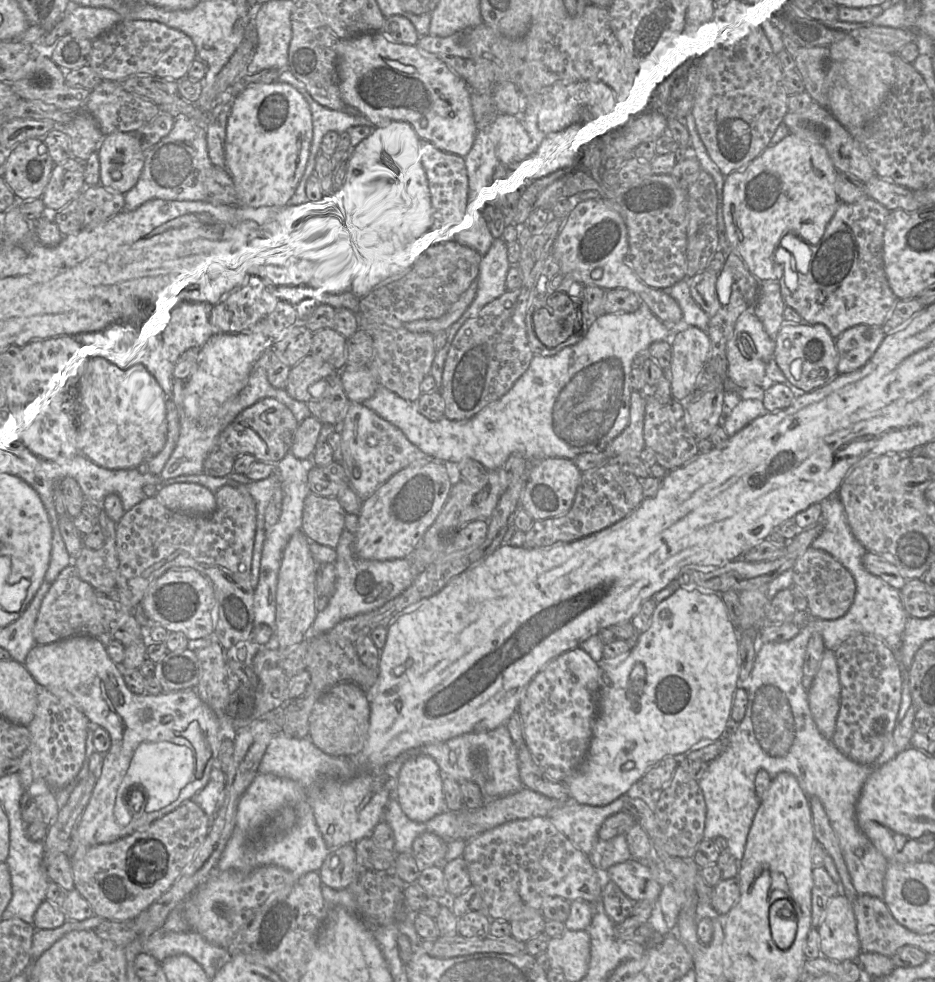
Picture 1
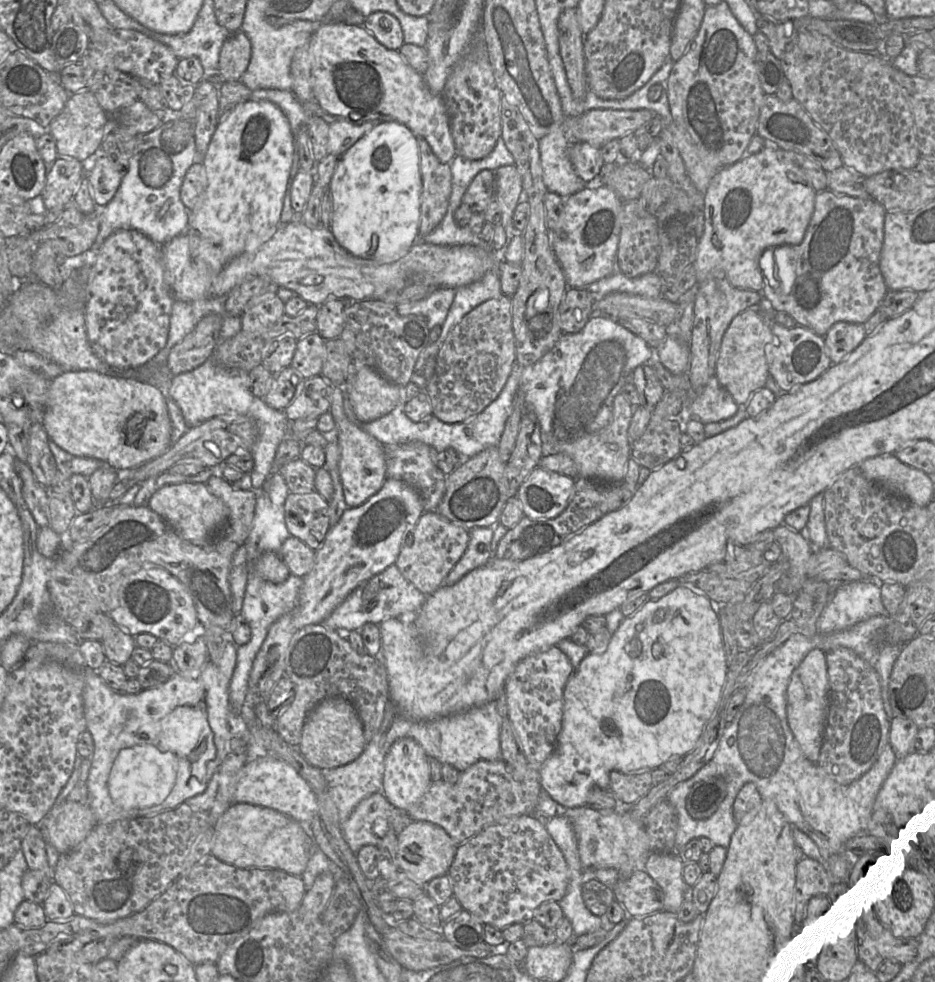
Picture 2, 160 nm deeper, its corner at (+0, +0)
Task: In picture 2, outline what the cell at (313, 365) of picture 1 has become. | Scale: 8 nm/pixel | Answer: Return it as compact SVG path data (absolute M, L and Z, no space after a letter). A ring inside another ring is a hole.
M290 366L273 374L273 381L264 402L275 410L284 410L292 403L297 385L305 378Z

